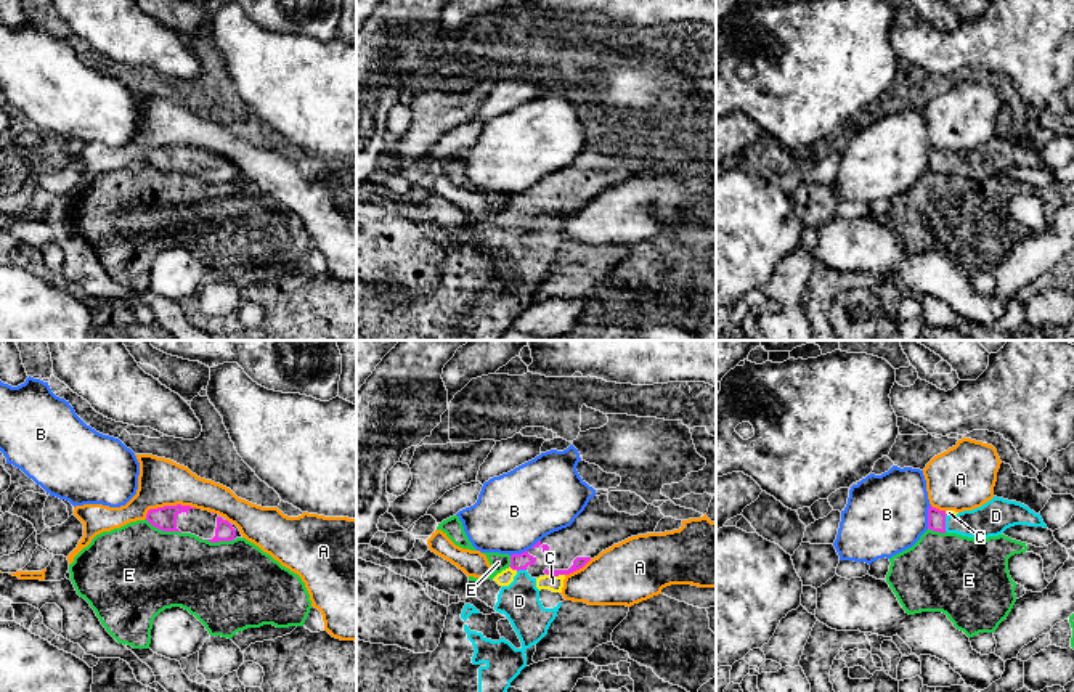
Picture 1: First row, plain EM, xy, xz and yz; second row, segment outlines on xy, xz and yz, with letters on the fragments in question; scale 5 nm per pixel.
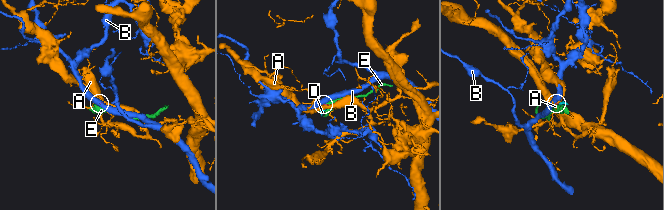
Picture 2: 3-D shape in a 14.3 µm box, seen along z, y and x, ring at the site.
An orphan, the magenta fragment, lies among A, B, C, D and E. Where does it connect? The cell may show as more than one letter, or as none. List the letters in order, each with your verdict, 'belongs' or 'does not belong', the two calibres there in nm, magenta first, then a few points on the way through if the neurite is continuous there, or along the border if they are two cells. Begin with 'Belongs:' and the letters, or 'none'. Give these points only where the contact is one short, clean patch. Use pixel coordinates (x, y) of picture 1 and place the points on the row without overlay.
Belongs: C, D
A: does not belong | 120/240 nm | along xy (196, 148), (183, 145), (158, 146), (151, 148), (145, 158)
B: does not belong | 100/400 nm | along yz (930, 145), (927, 167)
C: belongs | 60/80 nm
D: belongs | 100/170 nm
E: does not belong | 120/480 nm | along xy (145, 159), (162, 170), (177, 170), (180, 174)

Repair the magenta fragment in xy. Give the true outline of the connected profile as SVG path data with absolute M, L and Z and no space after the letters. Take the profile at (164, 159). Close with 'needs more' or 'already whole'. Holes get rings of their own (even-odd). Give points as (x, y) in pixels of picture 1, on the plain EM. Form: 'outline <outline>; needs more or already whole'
outline M191 146L149 149L146 161L162 172L191 173L210 183L242 178L239 169L225 157Z; needs more

